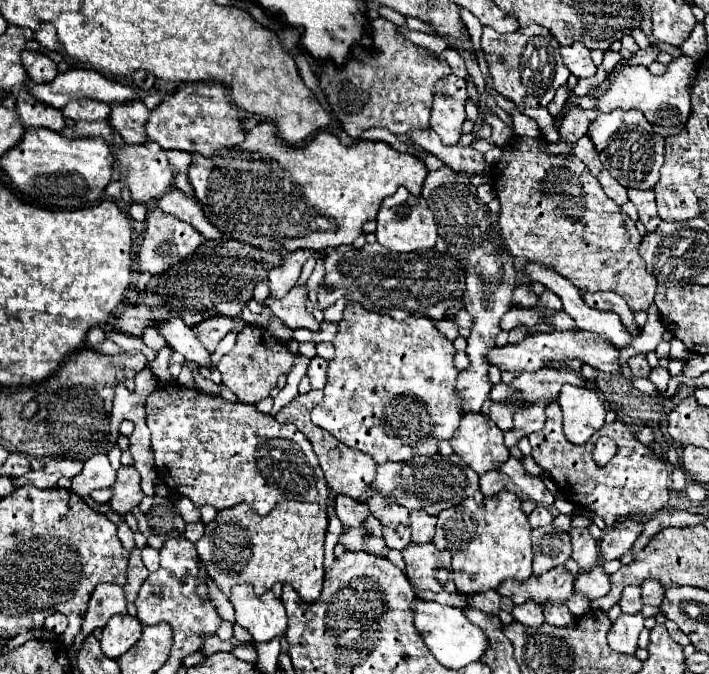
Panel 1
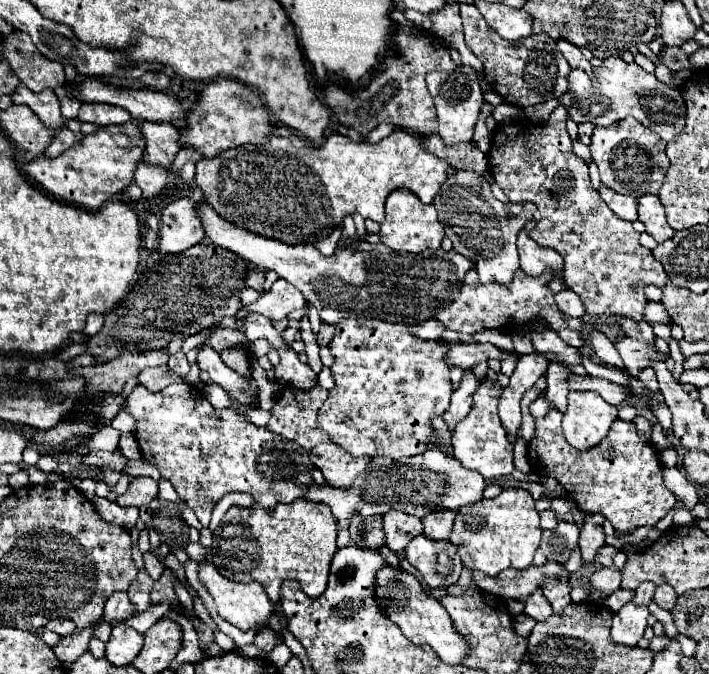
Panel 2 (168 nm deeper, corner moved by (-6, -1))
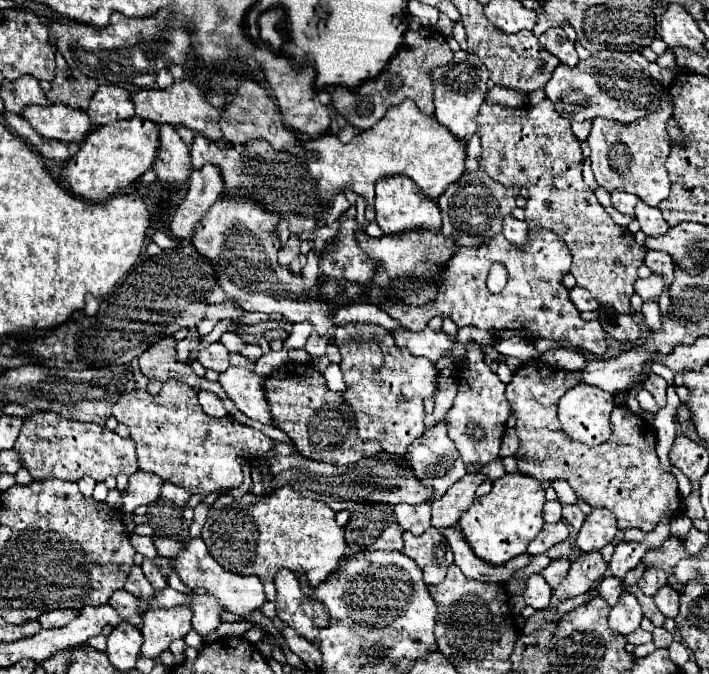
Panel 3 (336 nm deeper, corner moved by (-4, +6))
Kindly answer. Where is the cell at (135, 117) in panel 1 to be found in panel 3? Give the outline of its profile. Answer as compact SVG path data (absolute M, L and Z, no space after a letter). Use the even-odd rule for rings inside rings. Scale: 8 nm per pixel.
M159 124L159 152L153 170L161 182L183 182L189 178L191 156L185 142L171 124Z

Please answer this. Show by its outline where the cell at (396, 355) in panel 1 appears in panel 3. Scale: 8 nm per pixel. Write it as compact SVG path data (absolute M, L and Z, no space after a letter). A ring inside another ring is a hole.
M343 322L335 326L335 344L341 350L339 366L347 384L341 396L355 412L359 438L365 442L377 440L385 452L403 456L407 446L425 432L423 400L435 398L439 386L435 364L397 348L393 336L377 324Z

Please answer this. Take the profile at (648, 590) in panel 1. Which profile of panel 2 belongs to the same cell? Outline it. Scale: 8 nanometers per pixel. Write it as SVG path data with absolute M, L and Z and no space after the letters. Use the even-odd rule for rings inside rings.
M659 585L657 587L657 591L655 591L655 603L661 607L661 609L667 609L667 611L671 611L673 607L675 607L675 603L677 603L677 593L675 593L675 589L671 587L671 585Z

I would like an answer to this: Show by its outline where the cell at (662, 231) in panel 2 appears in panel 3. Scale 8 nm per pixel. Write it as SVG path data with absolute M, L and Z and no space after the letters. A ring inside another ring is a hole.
M643 200L637 202L637 206L635 206L635 216L637 216L639 224L641 224L641 230L643 230L647 236L663 236L663 234L669 230L669 224L665 222L661 210L655 208L655 206L645 204Z

